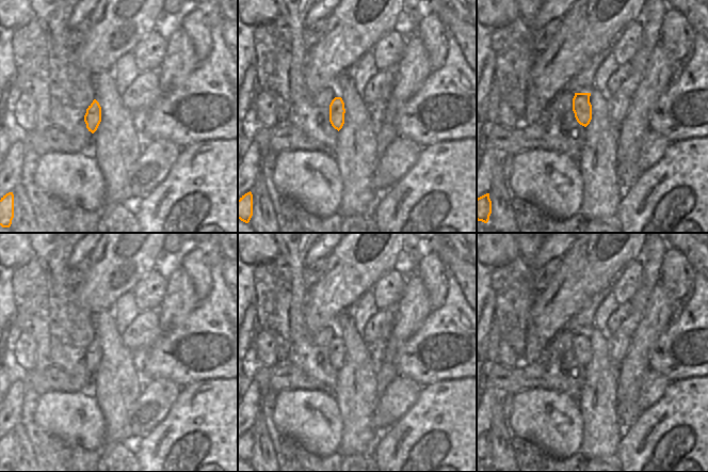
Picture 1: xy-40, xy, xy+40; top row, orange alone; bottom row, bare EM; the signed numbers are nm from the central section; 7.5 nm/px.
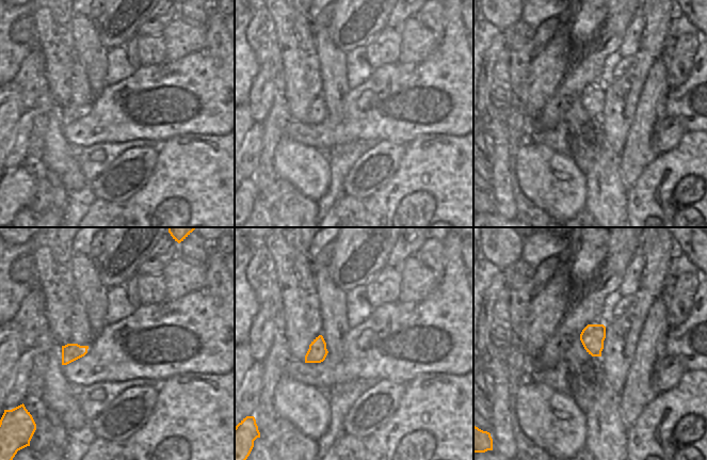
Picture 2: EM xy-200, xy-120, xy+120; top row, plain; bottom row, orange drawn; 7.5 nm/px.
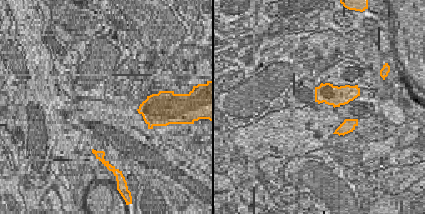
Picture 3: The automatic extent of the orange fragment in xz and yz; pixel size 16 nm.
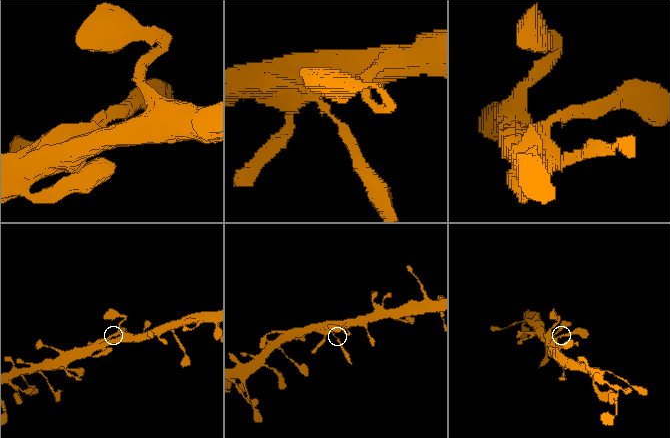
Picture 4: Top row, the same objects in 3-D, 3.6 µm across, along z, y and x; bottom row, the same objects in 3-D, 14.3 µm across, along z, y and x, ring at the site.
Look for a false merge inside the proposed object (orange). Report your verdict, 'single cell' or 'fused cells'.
single cell

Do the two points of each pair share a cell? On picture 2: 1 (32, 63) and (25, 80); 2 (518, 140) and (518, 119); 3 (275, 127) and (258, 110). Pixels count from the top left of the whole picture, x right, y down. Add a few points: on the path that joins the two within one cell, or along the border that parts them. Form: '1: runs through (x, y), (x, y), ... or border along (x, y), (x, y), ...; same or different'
1: runs through (32, 67), (29, 76); same
2: runs through (518, 135), (518, 124); same
3: border along (275, 94), (272, 107), (262, 124); different

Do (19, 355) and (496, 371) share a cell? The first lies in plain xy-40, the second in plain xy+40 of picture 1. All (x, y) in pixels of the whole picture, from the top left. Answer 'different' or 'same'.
different

